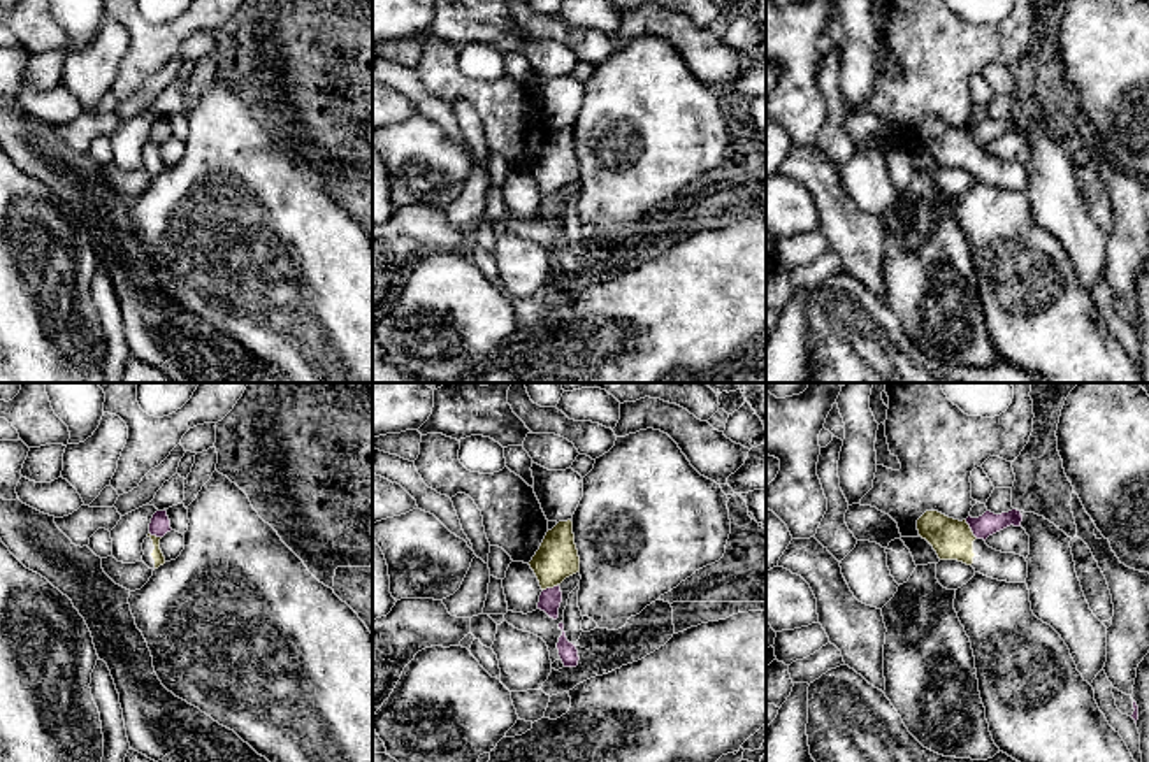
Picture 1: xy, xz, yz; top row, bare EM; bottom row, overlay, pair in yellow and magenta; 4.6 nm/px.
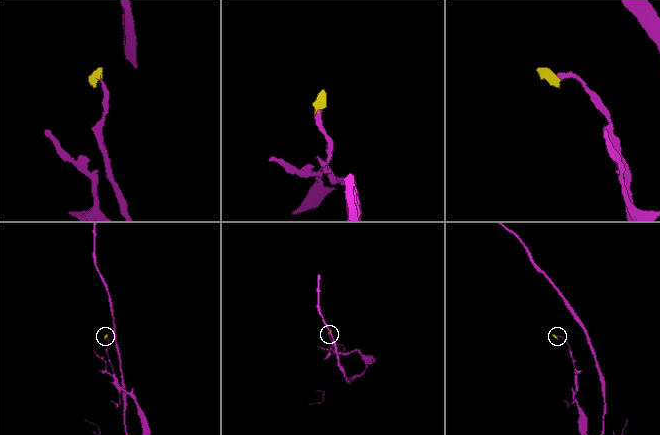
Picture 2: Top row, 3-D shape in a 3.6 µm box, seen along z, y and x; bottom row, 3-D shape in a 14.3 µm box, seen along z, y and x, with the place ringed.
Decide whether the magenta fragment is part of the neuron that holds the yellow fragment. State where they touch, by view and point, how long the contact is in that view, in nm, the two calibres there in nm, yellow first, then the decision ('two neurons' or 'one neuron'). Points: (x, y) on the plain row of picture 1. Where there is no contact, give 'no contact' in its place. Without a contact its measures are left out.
yz (970, 136) | 110 nm | 190/100 nm | two neurons

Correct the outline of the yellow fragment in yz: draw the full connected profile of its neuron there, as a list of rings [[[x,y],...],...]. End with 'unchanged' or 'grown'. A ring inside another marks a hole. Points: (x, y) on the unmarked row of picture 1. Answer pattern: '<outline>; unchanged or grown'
[[[926,118],[917,126],[917,137],[936,158],[940,167],[958,167],[972,172],[975,179],[987,184],[1024,190],[1028,184],[1028,169],[1015,160],[1001,160],[977,146],[966,130],[949,125],[938,118]]]; grown

